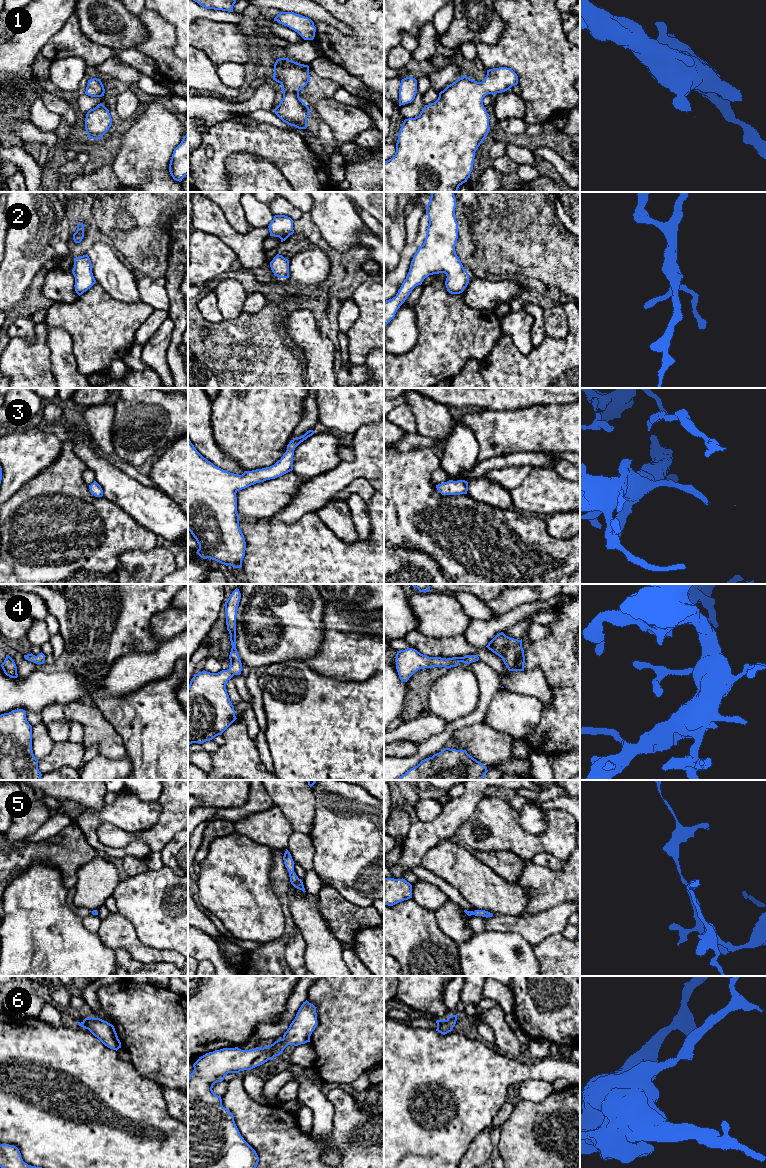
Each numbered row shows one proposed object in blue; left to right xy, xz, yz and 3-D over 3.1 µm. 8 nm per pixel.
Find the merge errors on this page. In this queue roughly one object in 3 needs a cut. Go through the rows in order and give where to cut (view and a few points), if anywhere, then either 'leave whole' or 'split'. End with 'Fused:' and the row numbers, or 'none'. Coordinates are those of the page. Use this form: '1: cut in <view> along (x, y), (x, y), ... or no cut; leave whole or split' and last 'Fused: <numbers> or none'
1: no cut; leave whole
2: no cut; leave whole
3: no cut; leave whole
4: no cut; leave whole
5: no cut; leave whole
6: no cut; leave whole
Fused: none

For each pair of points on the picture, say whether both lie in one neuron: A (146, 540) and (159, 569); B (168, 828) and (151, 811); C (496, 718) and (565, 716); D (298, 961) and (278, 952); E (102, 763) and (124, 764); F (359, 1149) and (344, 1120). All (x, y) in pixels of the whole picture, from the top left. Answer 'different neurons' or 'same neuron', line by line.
A: different neurons
B: different neurons
C: different neurons
D: different neurons
E: same neuron
F: same neuron

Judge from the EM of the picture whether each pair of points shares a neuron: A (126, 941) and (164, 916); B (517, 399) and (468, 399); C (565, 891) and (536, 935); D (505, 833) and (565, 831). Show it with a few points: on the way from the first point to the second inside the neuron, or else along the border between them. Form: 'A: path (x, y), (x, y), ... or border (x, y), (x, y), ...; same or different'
A: border (123, 915), (132, 924), (137, 937), (155, 949); different
B: path (505, 399), (480, 399); same
C: border (569, 901), (558, 903), (535, 914); different
D: path (520, 841), (550, 841); same

